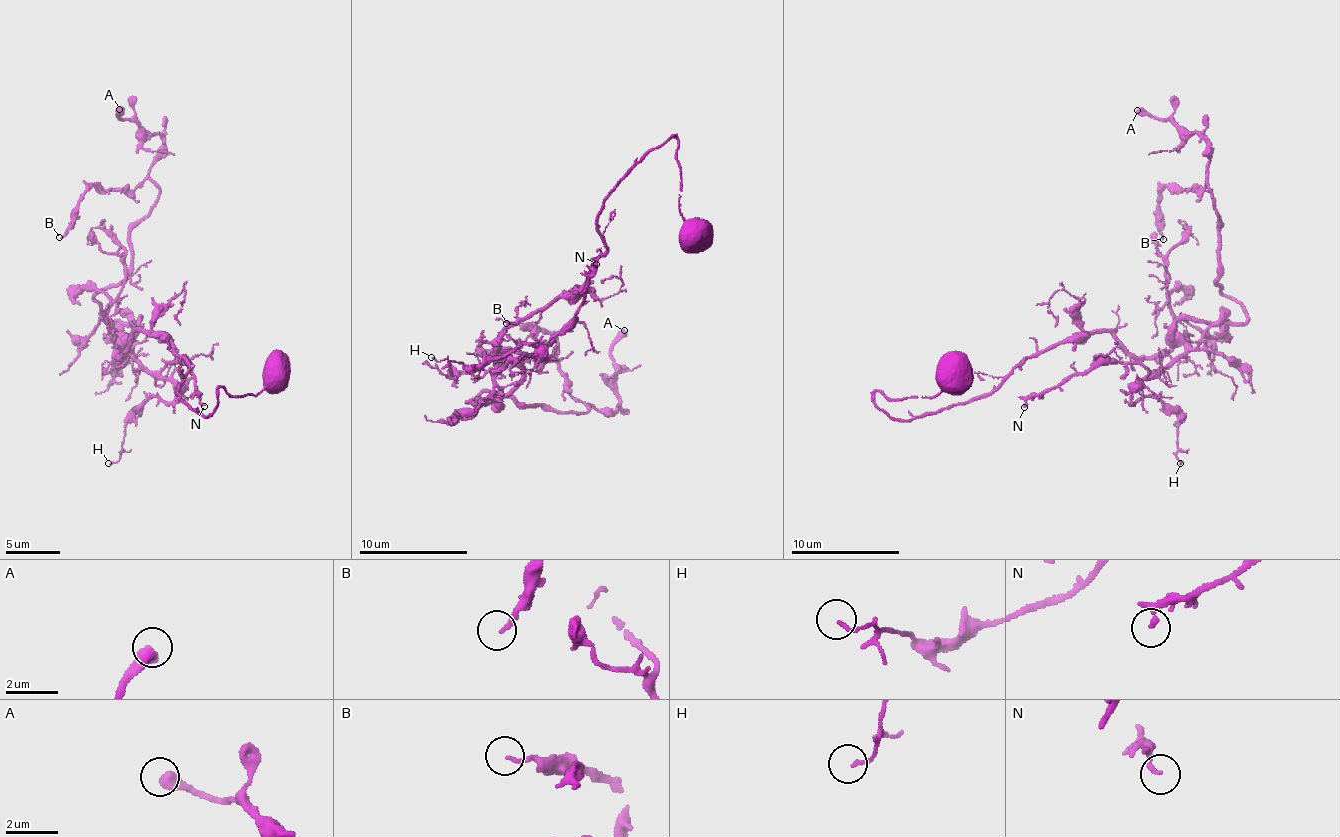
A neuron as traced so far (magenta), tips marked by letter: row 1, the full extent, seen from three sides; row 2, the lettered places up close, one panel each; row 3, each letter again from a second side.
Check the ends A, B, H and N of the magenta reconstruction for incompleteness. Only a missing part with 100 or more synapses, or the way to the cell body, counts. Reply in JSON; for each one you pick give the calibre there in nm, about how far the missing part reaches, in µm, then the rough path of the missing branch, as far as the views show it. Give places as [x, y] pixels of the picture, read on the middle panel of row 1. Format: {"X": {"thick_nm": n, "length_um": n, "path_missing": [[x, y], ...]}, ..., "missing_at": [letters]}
{"missing_at": []}

